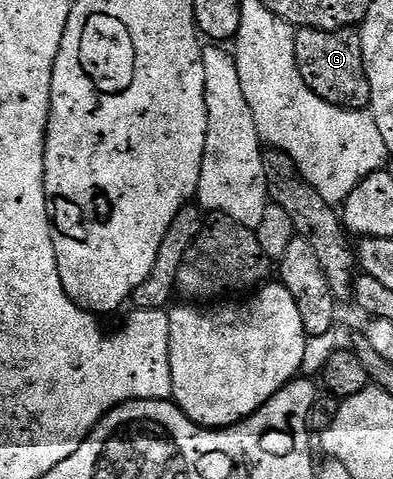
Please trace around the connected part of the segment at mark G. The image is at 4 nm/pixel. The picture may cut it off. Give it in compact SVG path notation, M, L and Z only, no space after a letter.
M300 27L295 33L295 64L299 67L299 73L307 87L312 88L322 100L352 110L363 110L370 105L371 87L369 86L369 78L365 74L365 62L363 61L361 38L358 31L326 32L320 28Z

